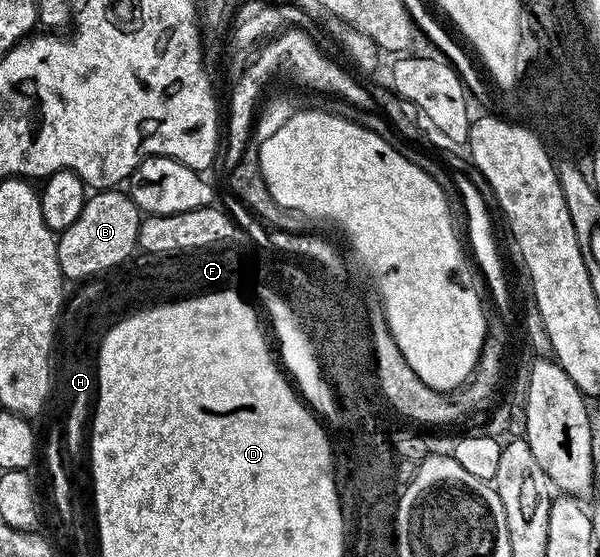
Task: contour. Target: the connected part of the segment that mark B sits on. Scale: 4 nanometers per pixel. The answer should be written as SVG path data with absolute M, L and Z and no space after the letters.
M98 189L87 198L80 217L57 236L58 260L67 280L85 281L101 271L110 271L125 263L135 254L138 245L138 230L143 216L129 194L122 189Z

